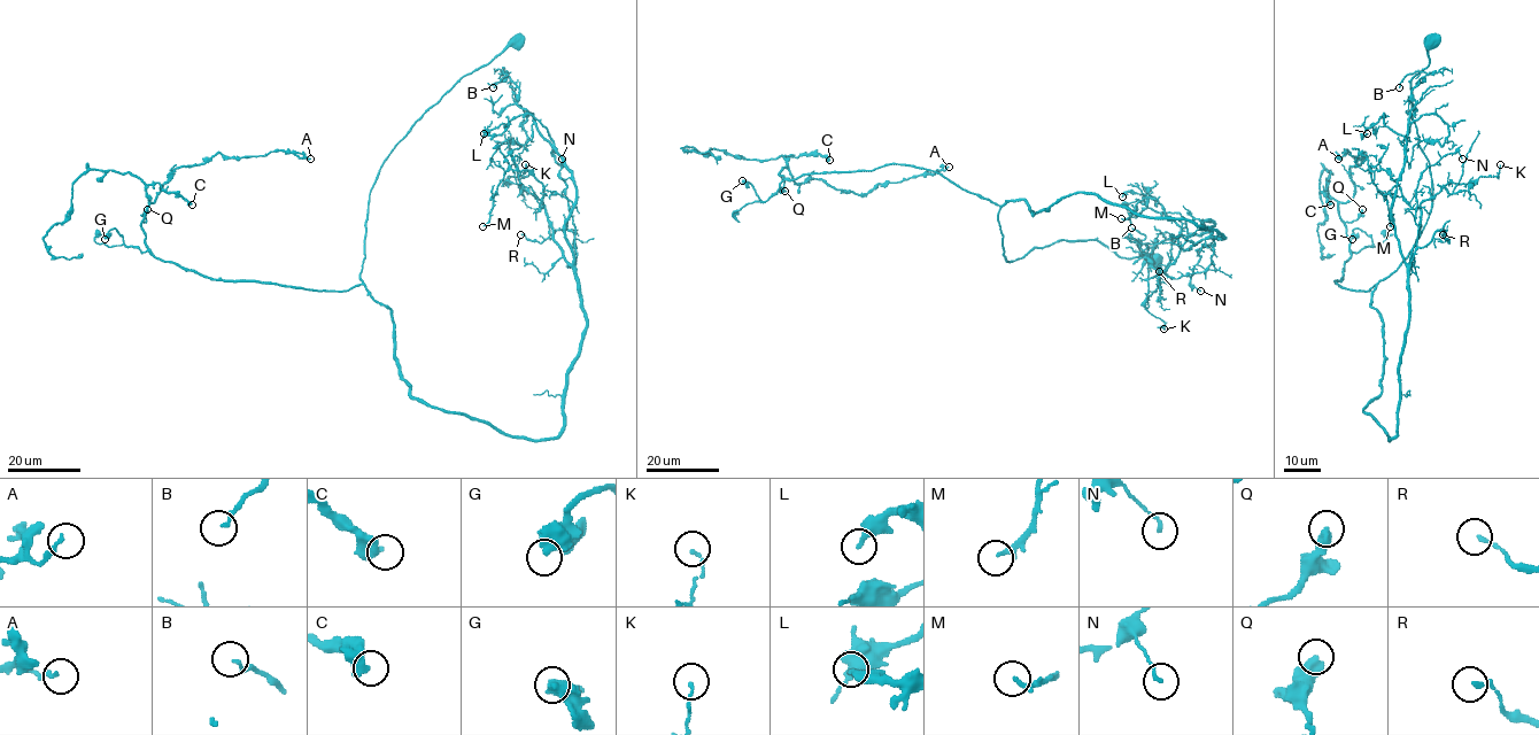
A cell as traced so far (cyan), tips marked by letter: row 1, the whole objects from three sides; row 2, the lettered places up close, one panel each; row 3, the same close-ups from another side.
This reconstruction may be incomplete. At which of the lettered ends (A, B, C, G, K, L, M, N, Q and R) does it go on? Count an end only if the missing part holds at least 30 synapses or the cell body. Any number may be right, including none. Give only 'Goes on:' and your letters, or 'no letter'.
Goes on: no letter

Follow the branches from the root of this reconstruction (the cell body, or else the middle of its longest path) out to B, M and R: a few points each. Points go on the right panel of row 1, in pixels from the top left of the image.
B: (1430, 43), (1431, 209), (1370, 304), (1390, 439), (1427, 74), (1399, 87)
M: (1430, 43), (1410, 117), (1431, 209), (1370, 304), (1363, 410), (1392, 439), (1421, 209), (1368, 169), (1390, 226)
R: (1430, 43), (1410, 117), (1431, 209), (1370, 304), (1384, 374), (1363, 410), (1390, 439), (1410, 260), (1443, 234)

